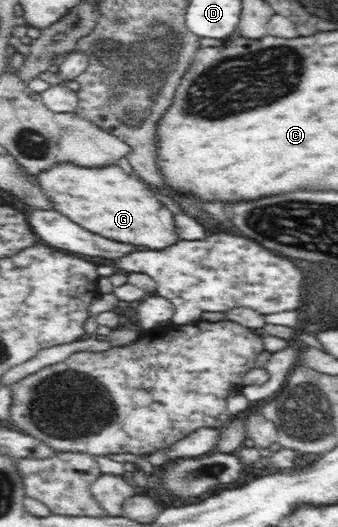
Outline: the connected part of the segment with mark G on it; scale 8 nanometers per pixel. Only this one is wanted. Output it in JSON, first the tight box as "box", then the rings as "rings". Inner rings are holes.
{"box":[32,163,180,250],"rings":[[[58,163],[32,176],[52,202],[52,209],[96,235],[119,243],[147,246],[150,250],[166,250],[180,241],[174,232],[174,214],[154,197],[139,177],[124,172],[116,164],[79,167]]]}

